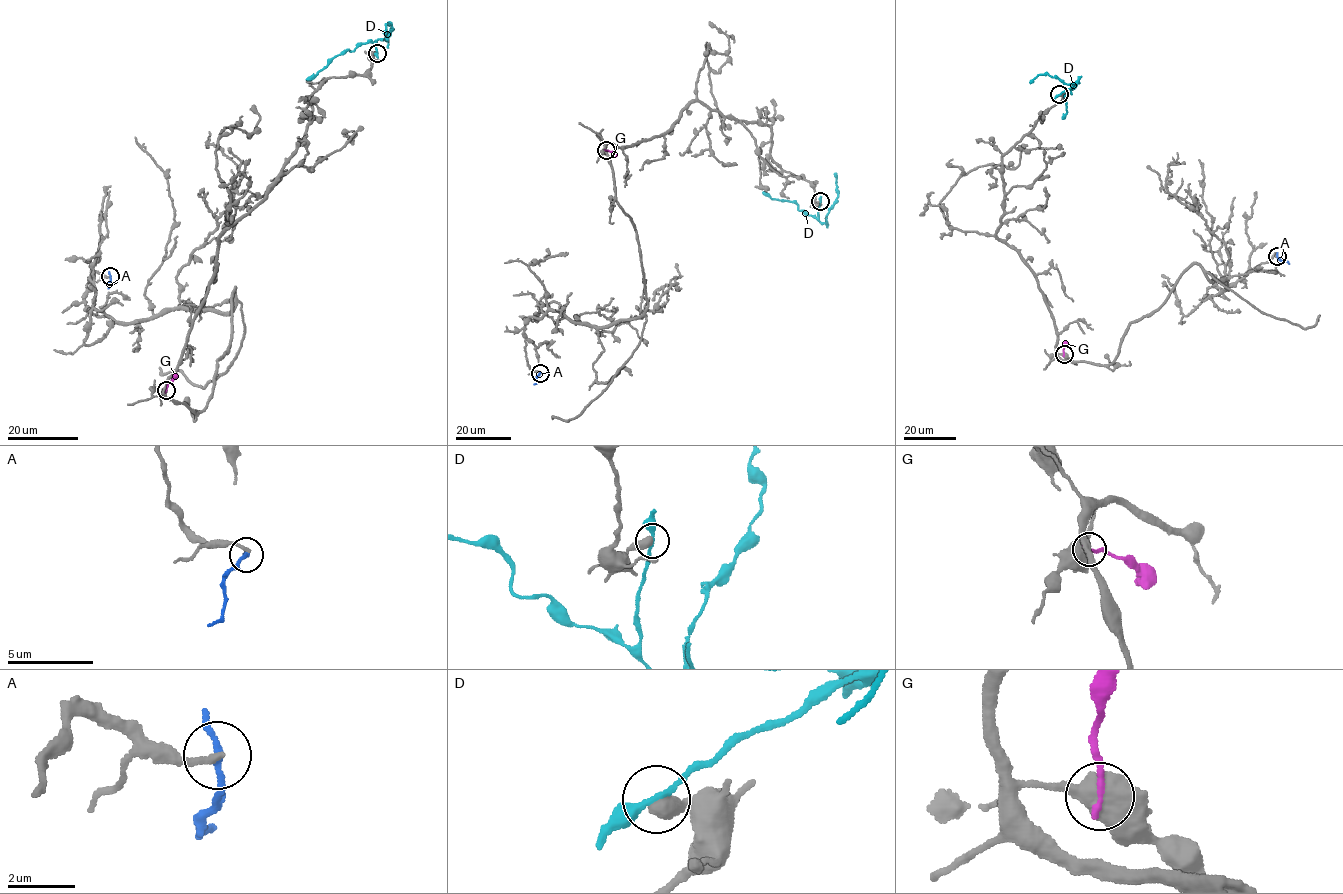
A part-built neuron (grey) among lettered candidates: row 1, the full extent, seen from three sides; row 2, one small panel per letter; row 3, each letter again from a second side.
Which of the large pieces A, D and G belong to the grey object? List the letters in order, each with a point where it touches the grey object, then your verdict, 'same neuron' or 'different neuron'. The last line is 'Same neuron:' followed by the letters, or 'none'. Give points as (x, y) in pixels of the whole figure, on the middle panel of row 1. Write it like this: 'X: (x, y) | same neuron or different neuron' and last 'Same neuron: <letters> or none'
A: (540, 373) | different neuron
D: (820, 201) | different neuron
G: (606, 150) | different neuron
Same neuron: none

